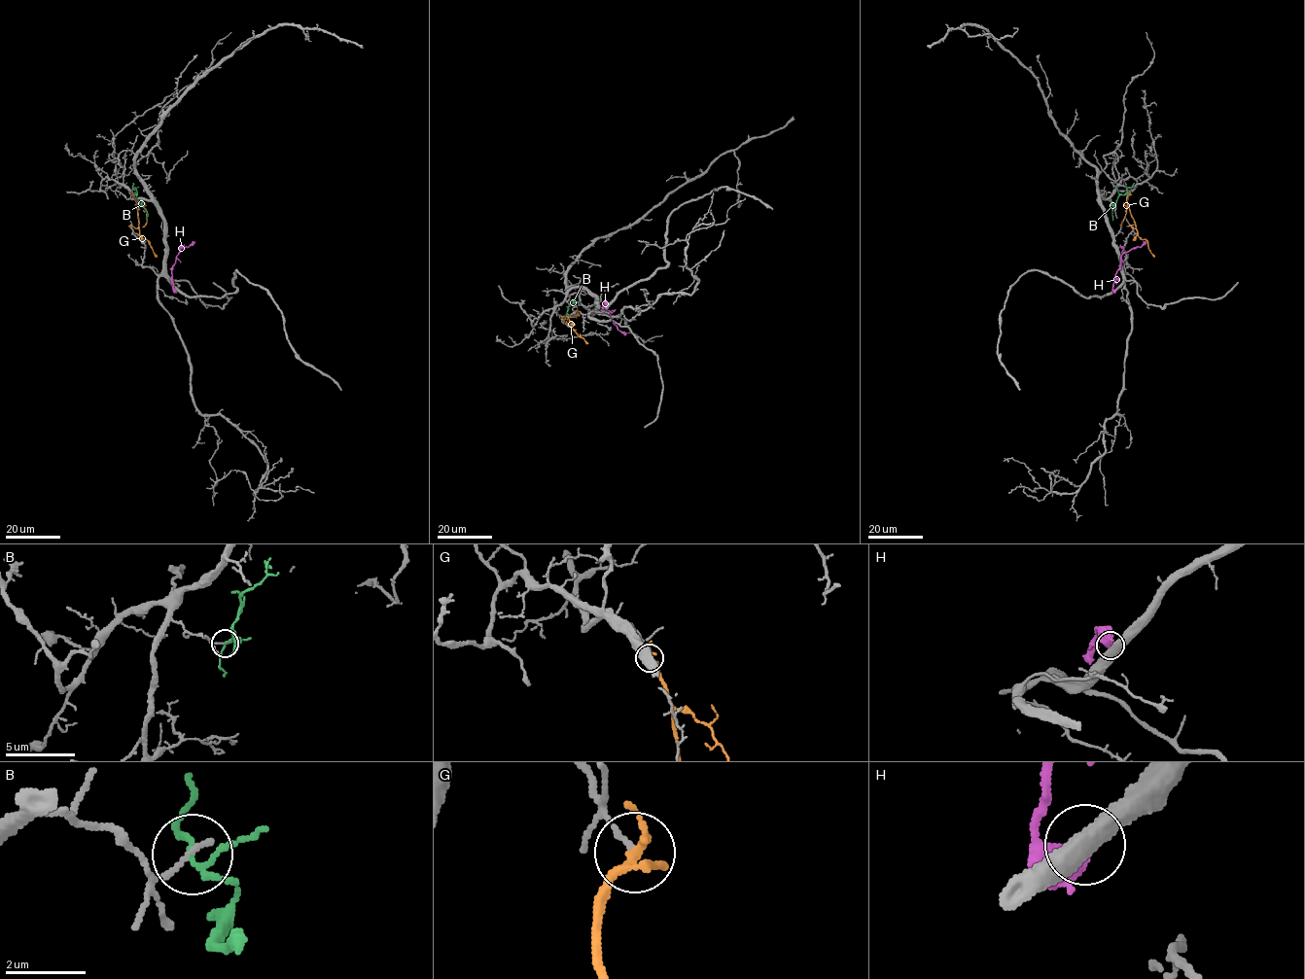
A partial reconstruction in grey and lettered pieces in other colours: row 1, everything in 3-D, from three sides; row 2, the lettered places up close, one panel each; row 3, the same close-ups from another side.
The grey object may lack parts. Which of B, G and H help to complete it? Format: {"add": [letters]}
{"add": []}

